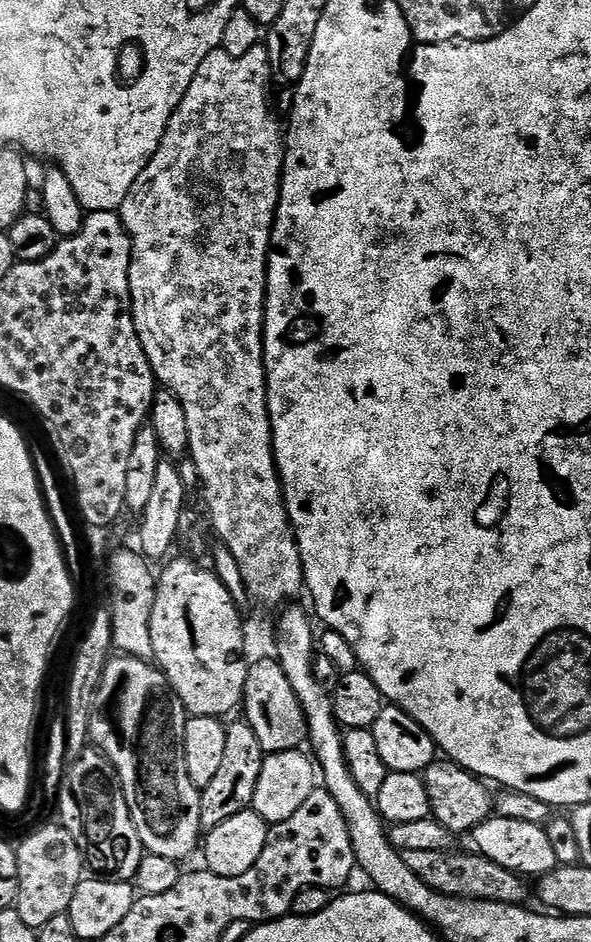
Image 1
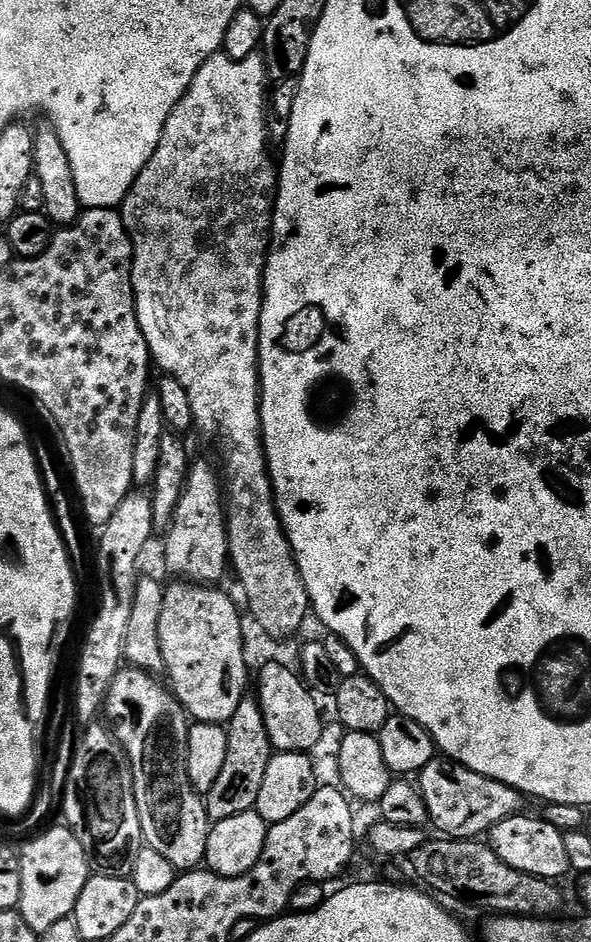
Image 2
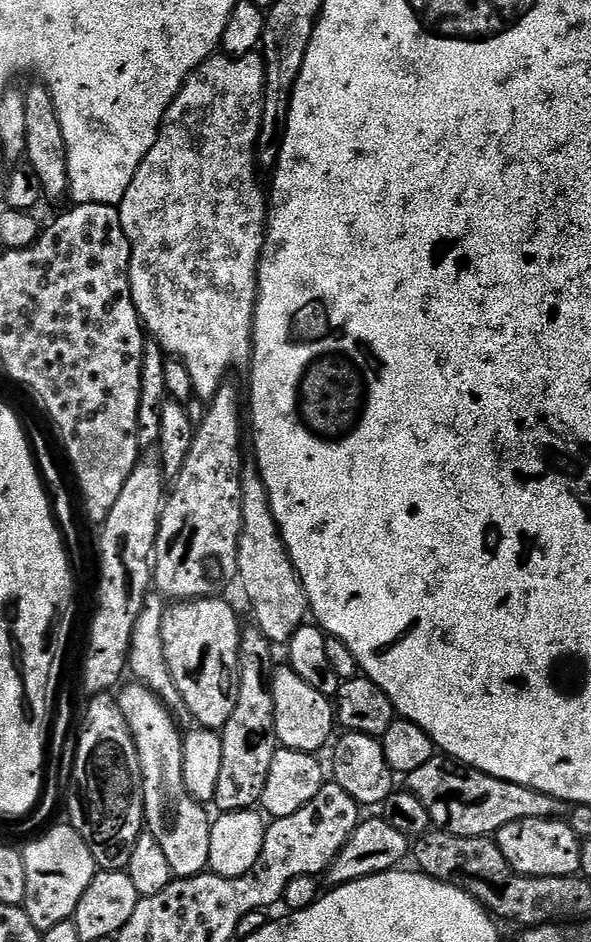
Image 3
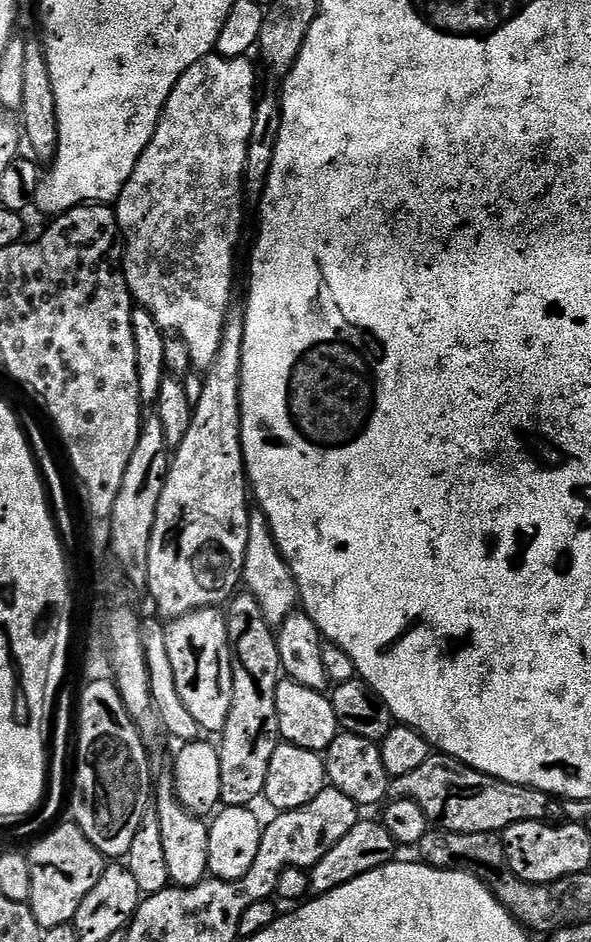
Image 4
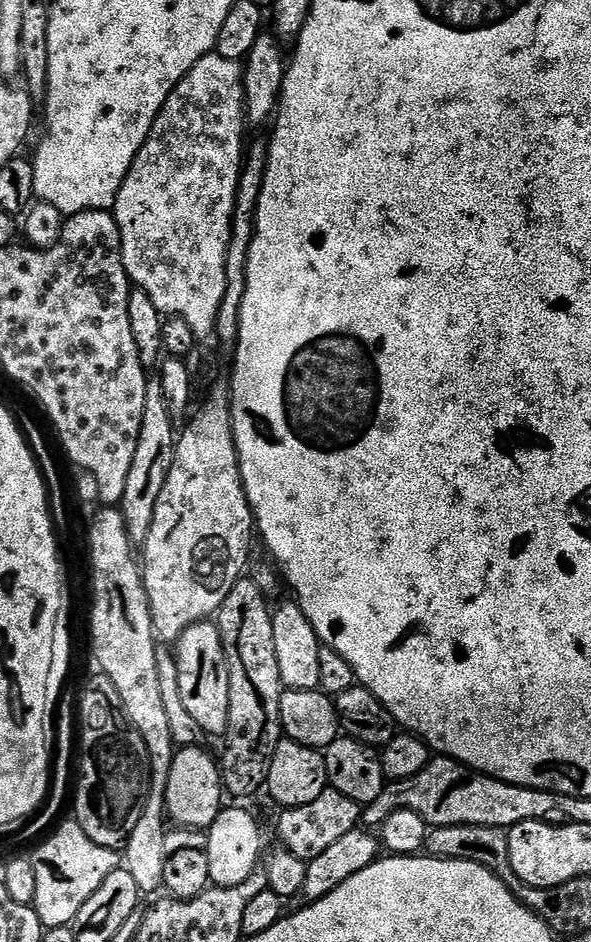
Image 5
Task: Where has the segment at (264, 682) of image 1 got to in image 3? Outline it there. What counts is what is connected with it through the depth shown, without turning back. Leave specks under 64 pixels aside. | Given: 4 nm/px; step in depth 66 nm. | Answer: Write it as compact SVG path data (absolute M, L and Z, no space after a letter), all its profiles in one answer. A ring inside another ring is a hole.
M289 666L271 669L268 689L274 704L274 731L279 747L313 754L319 753L319 748L329 747L333 739L332 728L336 724L334 704L329 697L314 690L313 686L300 678Z

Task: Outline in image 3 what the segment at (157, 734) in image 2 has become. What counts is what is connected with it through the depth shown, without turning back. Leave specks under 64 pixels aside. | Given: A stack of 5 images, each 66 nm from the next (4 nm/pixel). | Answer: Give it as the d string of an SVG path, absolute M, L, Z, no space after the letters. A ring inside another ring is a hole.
M128 683L119 689L116 707L120 709L122 718L126 718L126 726L138 750L146 832L166 854L173 877L198 876L208 868L212 820L208 816L209 809L191 796L182 778L184 738L181 725L154 693L141 684Z

